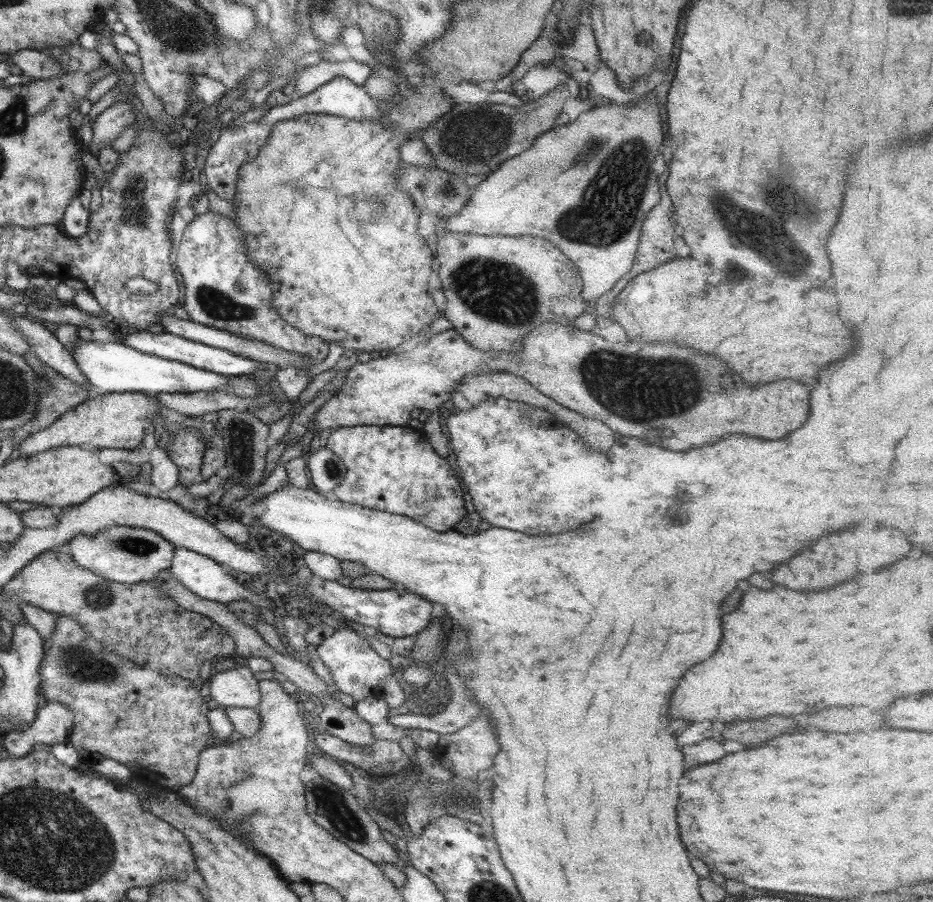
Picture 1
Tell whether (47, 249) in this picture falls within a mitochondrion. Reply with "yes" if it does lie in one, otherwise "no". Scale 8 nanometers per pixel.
no

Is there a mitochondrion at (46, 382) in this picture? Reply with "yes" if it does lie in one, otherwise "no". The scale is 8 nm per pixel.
yes

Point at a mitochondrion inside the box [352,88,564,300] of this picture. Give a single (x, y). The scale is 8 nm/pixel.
(495, 136)

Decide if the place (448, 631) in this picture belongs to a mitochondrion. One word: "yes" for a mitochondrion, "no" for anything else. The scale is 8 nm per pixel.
no

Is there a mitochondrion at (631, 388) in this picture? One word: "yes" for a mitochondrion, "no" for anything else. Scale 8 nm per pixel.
yes

